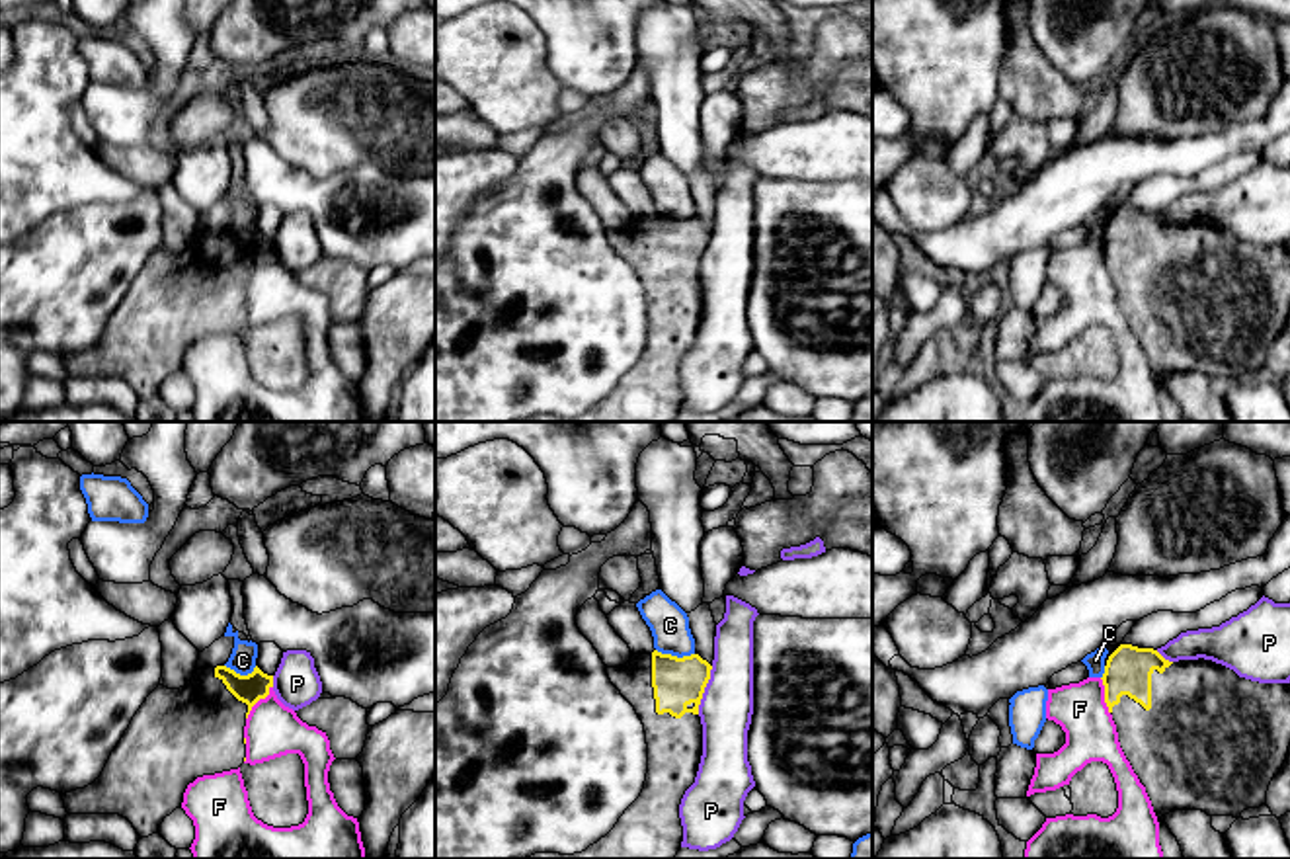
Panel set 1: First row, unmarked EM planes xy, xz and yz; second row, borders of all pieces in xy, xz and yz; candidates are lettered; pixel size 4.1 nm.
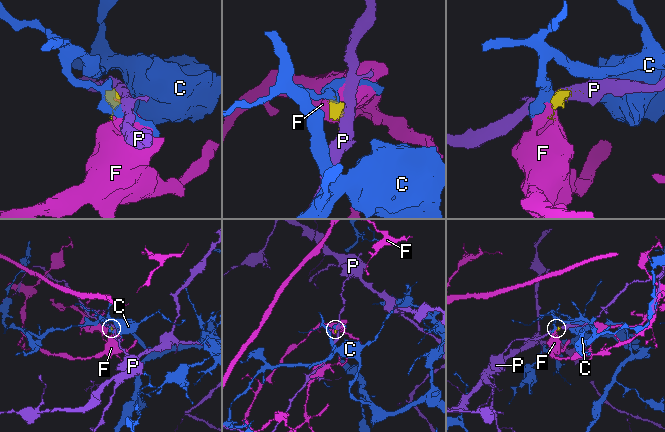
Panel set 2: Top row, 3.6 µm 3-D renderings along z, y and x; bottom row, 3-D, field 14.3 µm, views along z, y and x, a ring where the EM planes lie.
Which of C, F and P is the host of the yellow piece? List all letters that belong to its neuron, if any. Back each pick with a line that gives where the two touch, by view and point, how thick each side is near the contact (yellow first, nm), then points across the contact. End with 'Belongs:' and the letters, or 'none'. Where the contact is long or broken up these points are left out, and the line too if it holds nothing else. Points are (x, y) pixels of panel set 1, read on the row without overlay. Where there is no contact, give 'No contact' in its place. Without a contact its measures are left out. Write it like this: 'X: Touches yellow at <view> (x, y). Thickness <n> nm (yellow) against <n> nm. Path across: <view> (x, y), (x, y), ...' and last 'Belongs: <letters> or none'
Belongs: none

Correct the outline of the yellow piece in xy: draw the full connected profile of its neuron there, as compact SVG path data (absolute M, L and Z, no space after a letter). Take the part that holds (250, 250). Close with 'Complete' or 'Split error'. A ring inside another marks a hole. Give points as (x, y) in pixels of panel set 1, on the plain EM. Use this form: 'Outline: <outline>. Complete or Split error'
Outline: M226 228L201 230L180 252L158 248L133 279L101 338L92 348L62 357L66 375L119 377L141 400L158 396L164 381L181 369L189 346L238 332L246 324L246 281L271 250L273 238L258 228L248 238Z. Split error

